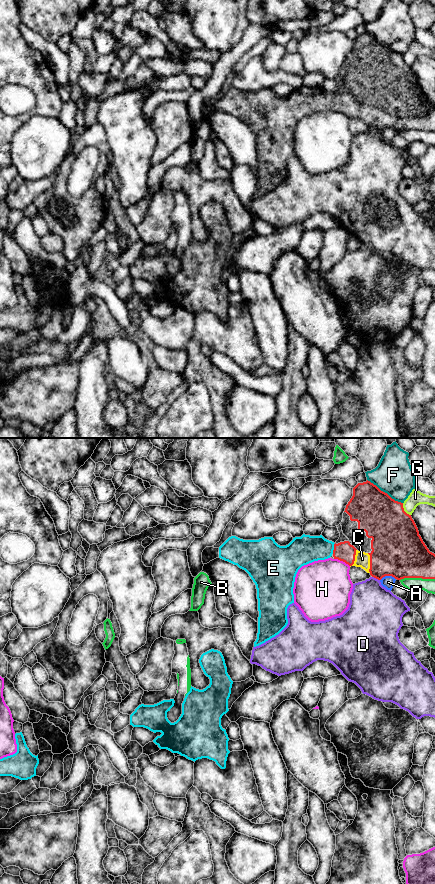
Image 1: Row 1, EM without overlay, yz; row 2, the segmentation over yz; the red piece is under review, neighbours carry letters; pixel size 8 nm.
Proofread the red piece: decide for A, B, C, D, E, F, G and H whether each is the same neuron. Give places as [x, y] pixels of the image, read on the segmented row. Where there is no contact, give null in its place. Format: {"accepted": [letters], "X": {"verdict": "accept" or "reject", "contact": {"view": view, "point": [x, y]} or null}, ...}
{"accepted": ["C", "E"], "A": {"verdict": "reject", "contact": {"view": "yz", "point": [387, 575]}}, "B": {"verdict": "reject", "contact": {"view": "yz", "point": [417, 577]}}, "C": {"verdict": "accept", "contact": {"view": "yz", "point": [370, 563]}}, "D": {"verdict": "reject", "contact": {"view": "yz", "point": [376, 578]}}, "E": {"verdict": "accept", "contact": {"view": "yz", "point": [334, 548]}}, "F": {"verdict": "reject", "contact": {"view": "yz", "point": [384, 492]}}, "G": {"verdict": "reject", "contact": {"view": "yz", "point": [403, 510]}}, "H": {"verdict": "reject", "contact": {"view": "yz", "point": [342, 560]}}}

